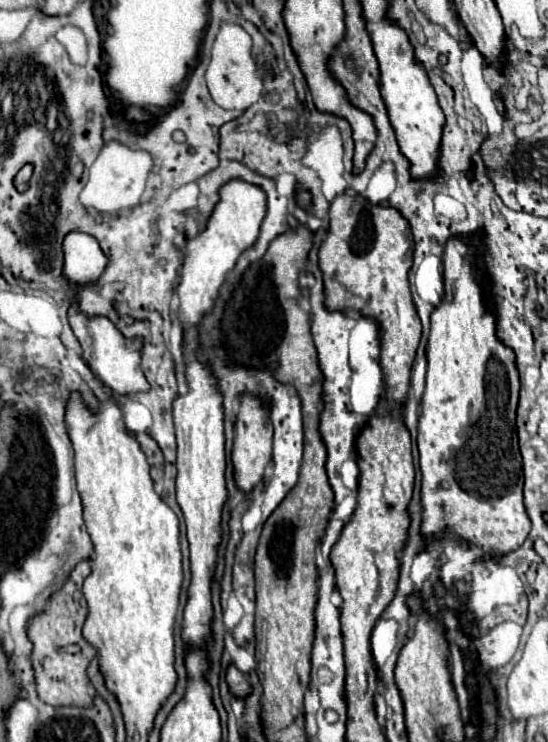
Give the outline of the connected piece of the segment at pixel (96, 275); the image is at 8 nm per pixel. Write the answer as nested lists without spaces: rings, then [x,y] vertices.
[[[68,232],[62,240],[62,252],[62,276],[70,280],[74,288],[96,284],[110,262],[98,240],[86,232]]]

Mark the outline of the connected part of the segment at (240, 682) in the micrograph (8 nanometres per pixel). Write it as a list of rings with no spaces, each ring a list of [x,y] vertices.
[[[234,666],[228,670],[226,680],[228,680],[228,686],[230,686],[230,690],[232,690],[232,694],[234,694],[234,696],[244,698],[246,694],[250,694],[248,676],[246,676],[246,674],[242,674],[242,672],[238,672]]]

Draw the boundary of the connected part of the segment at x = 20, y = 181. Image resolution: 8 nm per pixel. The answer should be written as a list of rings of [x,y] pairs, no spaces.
[[[24,164],[22,170],[14,176],[14,188],[18,192],[26,192],[30,188],[30,178],[34,174],[34,164]]]

